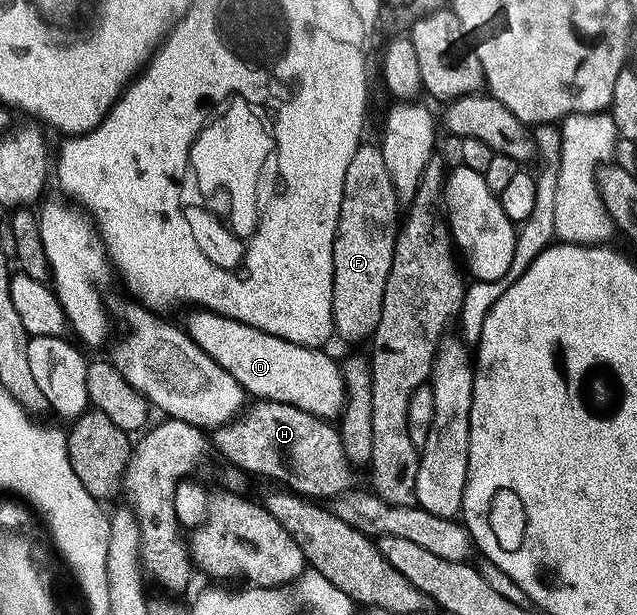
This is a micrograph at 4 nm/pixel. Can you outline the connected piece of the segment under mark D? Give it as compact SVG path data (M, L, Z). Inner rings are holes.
M194 309L193 315L183 323L183 329L192 342L207 356L225 369L233 379L244 388L246 395L266 402L291 404L316 418L333 420L345 407L345 385L338 359L324 354L326 351L311 346L297 346L294 342L283 340L274 334L256 330L254 326L243 324L234 318L225 318L210 310Z

